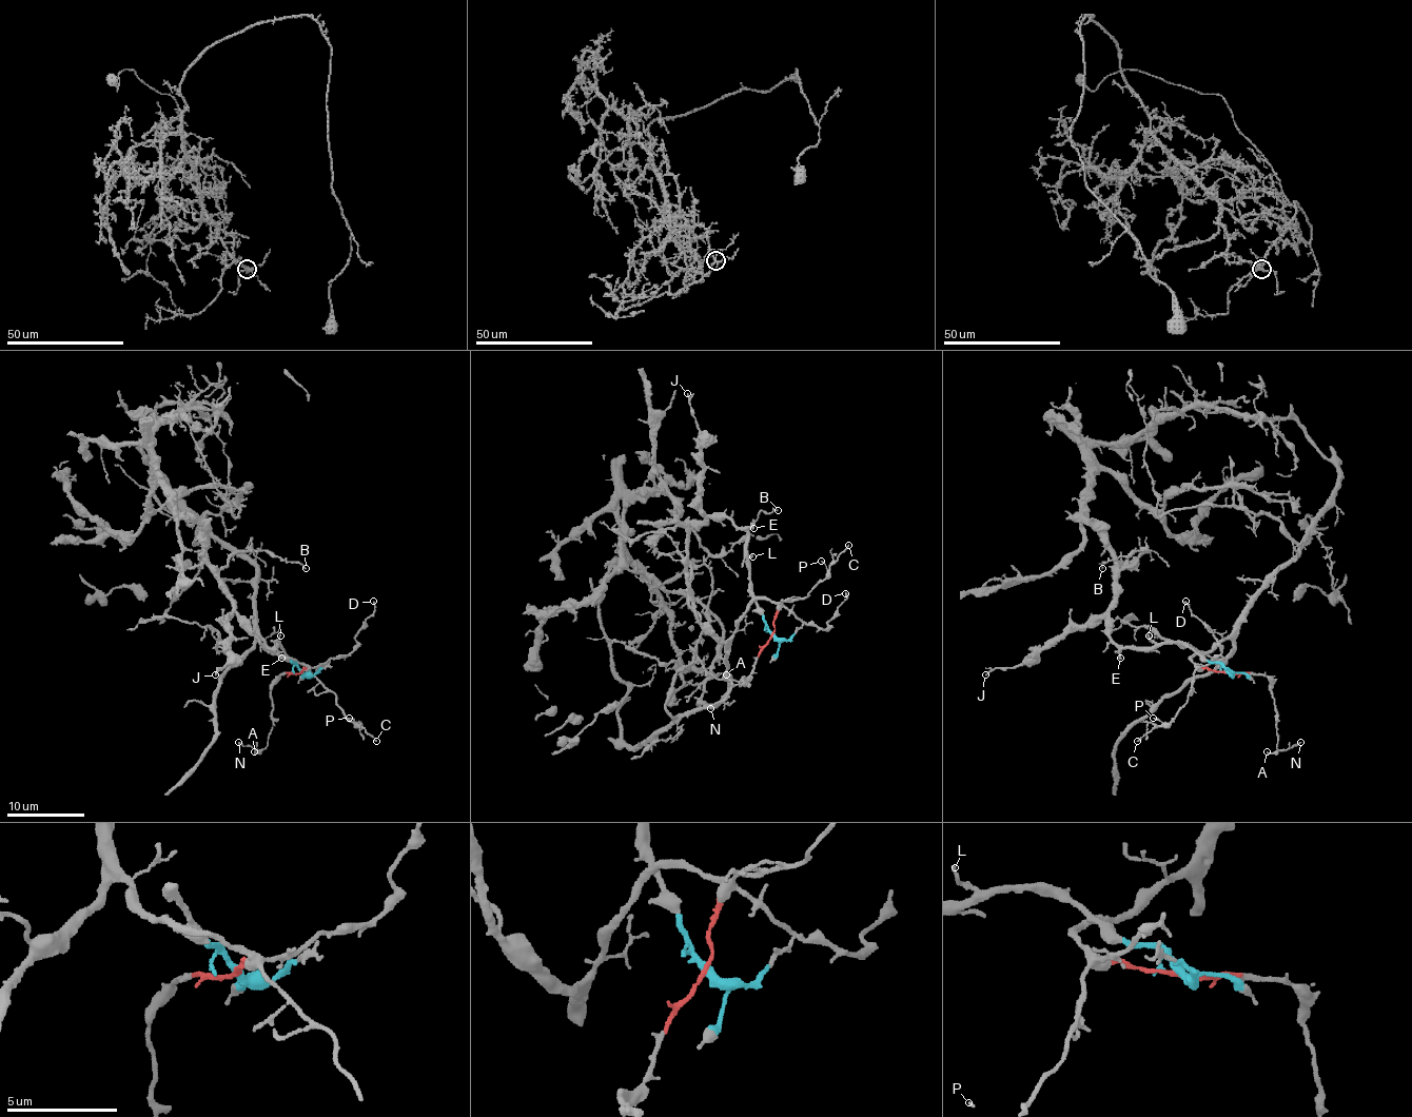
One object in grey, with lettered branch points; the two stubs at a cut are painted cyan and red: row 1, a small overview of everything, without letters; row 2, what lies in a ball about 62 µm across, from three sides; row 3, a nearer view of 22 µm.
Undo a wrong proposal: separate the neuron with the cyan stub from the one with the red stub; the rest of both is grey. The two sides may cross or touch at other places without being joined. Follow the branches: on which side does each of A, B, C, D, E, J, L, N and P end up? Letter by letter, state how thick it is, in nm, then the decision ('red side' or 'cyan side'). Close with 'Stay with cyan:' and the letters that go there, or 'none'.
A: 110 nm | red side
B: 120 nm | cyan side
C: 100 nm | red side
D: 140 nm | red side
E: 140 nm | cyan side
J: 100 nm | cyan side
L: 140 nm | cyan side
N: 110 nm | red side
P: 80 nm | red side
Stay with cyan: B, E, J, L

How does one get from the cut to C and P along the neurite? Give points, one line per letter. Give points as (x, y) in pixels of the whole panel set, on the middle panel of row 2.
C: (772, 635), (778, 606), (803, 599), (826, 575), (848, 544)
P: (772, 635), (778, 606), (803, 599), (826, 575), (826, 565), (821, 562)

